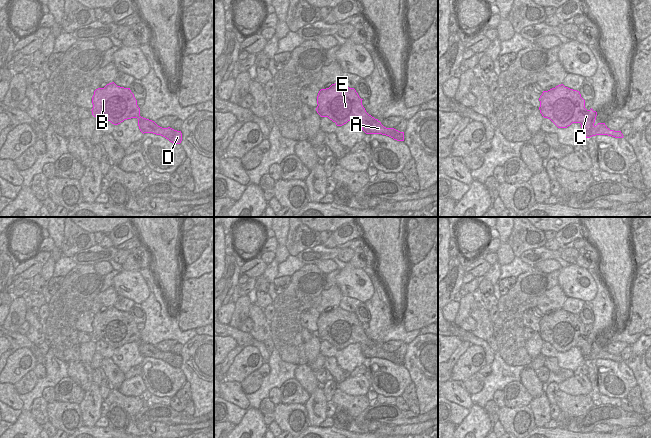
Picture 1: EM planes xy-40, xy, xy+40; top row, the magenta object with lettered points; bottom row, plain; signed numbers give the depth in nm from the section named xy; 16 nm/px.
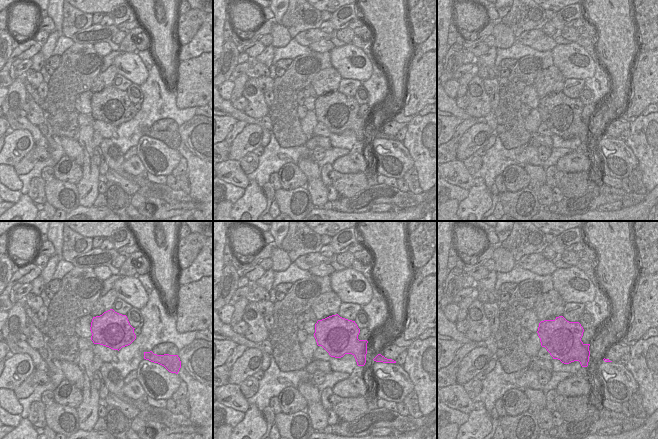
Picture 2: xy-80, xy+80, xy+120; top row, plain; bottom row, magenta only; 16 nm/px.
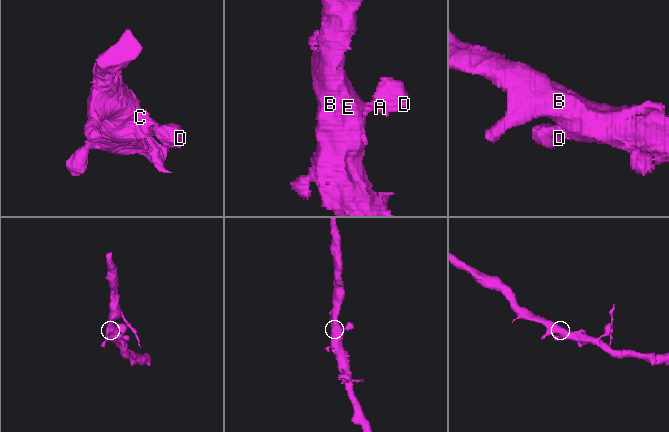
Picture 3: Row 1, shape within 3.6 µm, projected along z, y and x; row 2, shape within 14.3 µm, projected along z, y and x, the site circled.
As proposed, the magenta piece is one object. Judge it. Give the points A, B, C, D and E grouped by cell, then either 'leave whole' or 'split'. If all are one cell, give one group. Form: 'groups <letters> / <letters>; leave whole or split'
groups A B C D E; leave whole

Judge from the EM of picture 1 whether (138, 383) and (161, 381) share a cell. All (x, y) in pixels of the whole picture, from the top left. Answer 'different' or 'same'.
different

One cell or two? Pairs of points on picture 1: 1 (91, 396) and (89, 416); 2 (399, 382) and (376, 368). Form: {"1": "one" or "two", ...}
{"1": "one", "2": "one"}

